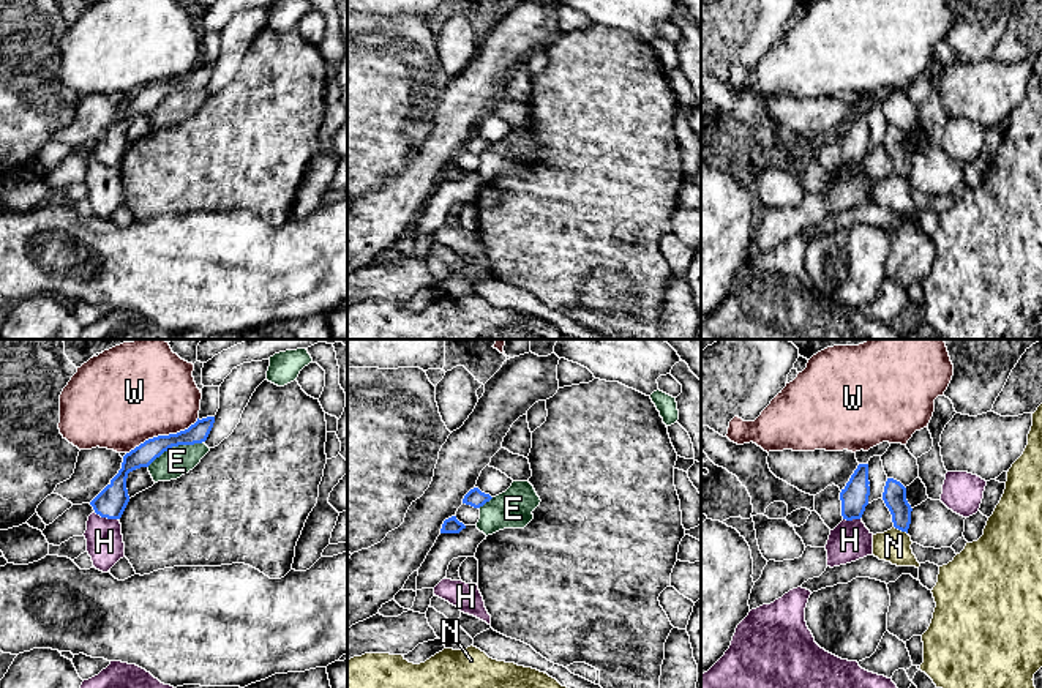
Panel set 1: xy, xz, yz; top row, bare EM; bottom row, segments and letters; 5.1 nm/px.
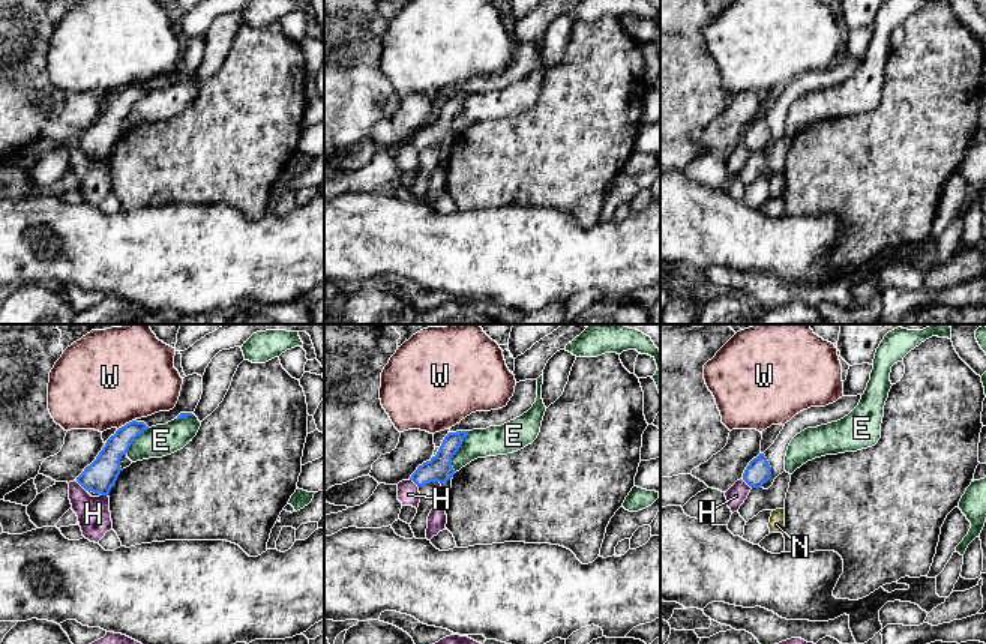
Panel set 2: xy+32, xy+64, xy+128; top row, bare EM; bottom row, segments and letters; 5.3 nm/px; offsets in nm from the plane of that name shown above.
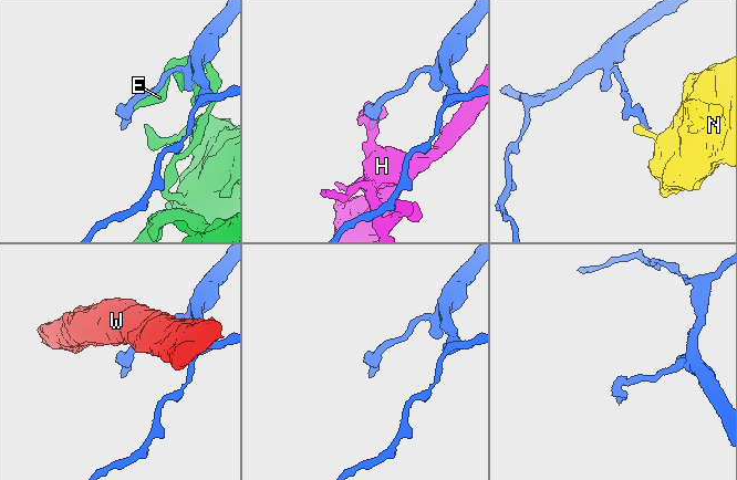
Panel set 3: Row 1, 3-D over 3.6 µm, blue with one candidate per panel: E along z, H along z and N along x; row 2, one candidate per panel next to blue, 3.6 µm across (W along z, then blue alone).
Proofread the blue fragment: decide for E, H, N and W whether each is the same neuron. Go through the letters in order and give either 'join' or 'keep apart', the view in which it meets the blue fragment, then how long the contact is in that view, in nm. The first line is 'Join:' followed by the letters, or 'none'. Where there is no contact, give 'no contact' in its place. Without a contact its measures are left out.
Join: none
E: keep apart | xy | 320 nm
H: keep apart | xy | 130 nm
N: keep apart | yz | 80 nm
W: keep apart | xy | 420 nm

